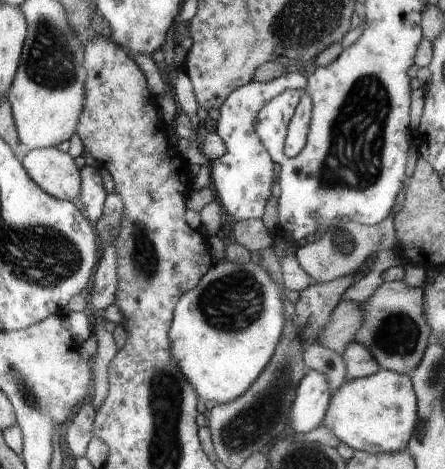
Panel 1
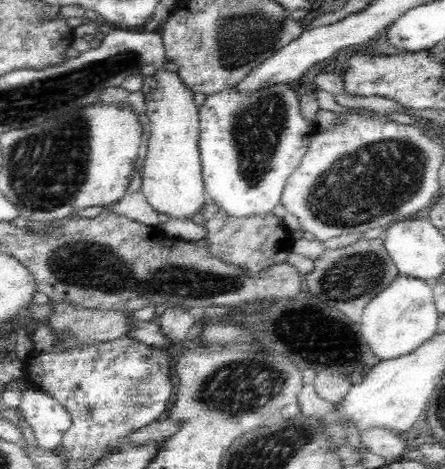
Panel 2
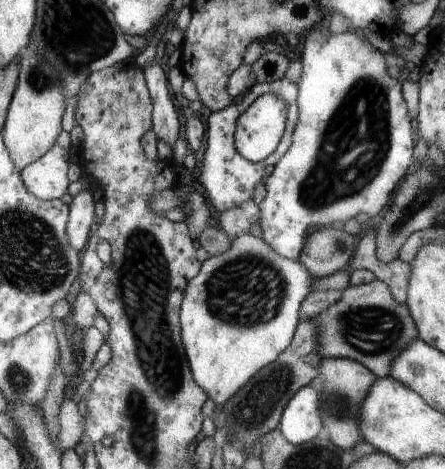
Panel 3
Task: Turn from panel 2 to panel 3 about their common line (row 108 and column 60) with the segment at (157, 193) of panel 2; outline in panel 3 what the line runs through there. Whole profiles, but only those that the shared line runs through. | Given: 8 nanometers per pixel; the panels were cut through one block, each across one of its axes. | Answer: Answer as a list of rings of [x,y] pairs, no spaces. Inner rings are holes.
[[[57,144],[43,158],[23,170],[23,180],[37,198],[53,202],[65,196],[69,190],[69,166],[69,150]]]

